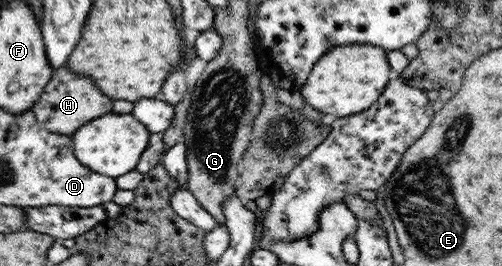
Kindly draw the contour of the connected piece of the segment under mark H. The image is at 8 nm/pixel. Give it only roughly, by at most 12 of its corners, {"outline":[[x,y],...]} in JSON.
{"outline":[[64,65],[31,111],[50,132],[71,136],[112,112],[90,78]]}

